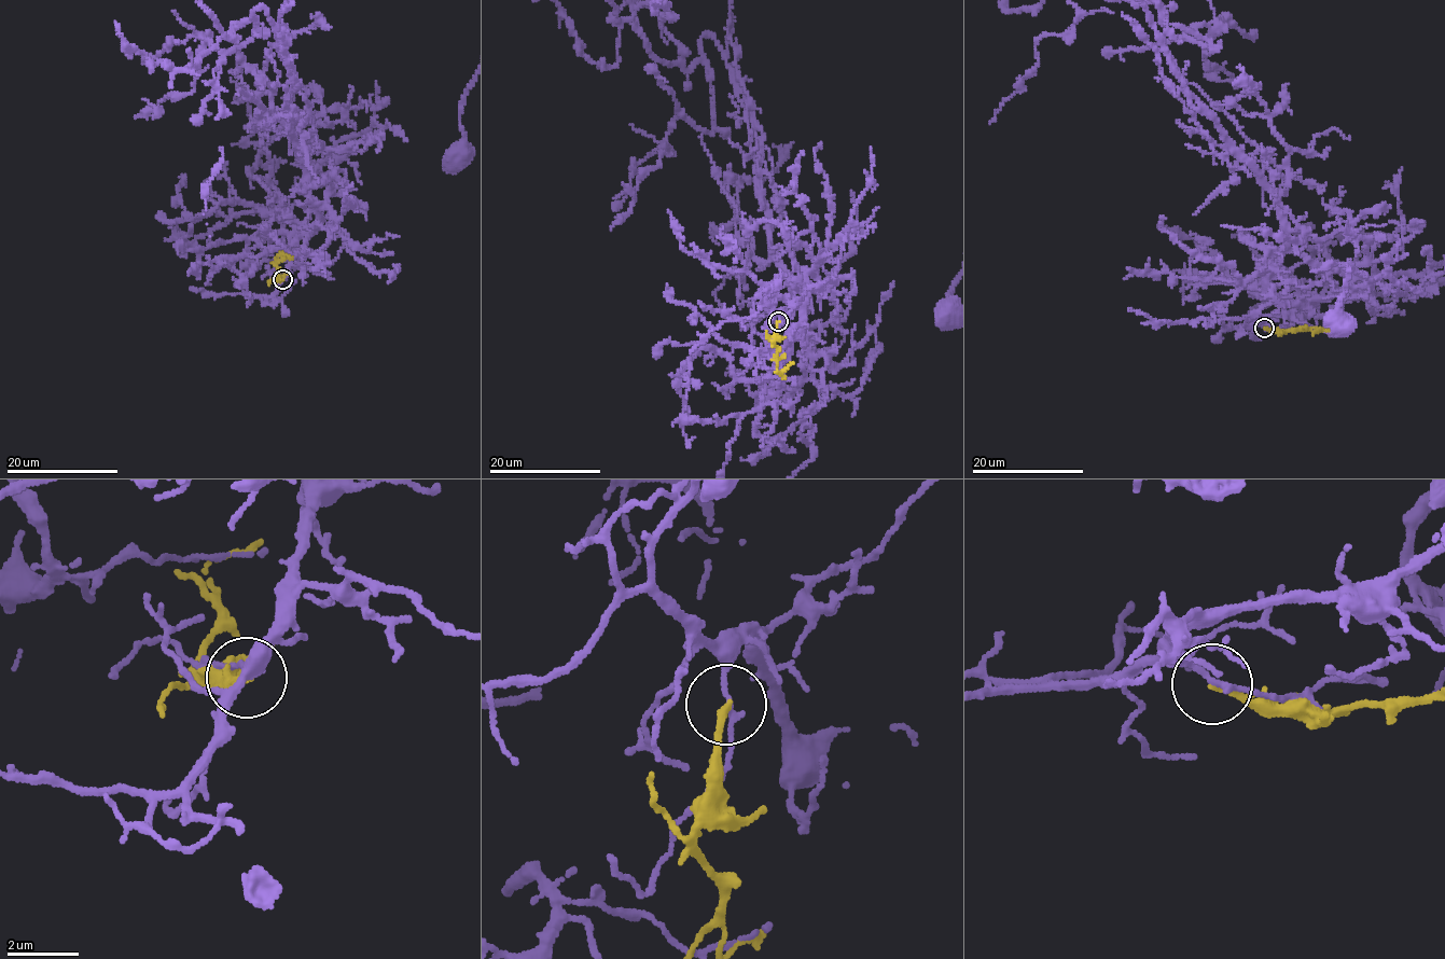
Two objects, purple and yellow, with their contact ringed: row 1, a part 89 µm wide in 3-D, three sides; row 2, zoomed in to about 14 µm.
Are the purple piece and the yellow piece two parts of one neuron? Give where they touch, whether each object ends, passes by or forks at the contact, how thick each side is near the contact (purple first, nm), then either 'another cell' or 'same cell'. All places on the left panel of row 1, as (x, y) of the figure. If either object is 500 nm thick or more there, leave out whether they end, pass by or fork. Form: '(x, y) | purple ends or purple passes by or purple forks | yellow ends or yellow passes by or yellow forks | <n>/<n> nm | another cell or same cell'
(282, 279) | purple passes by | yellow ends | 150/160 nm | another cell

